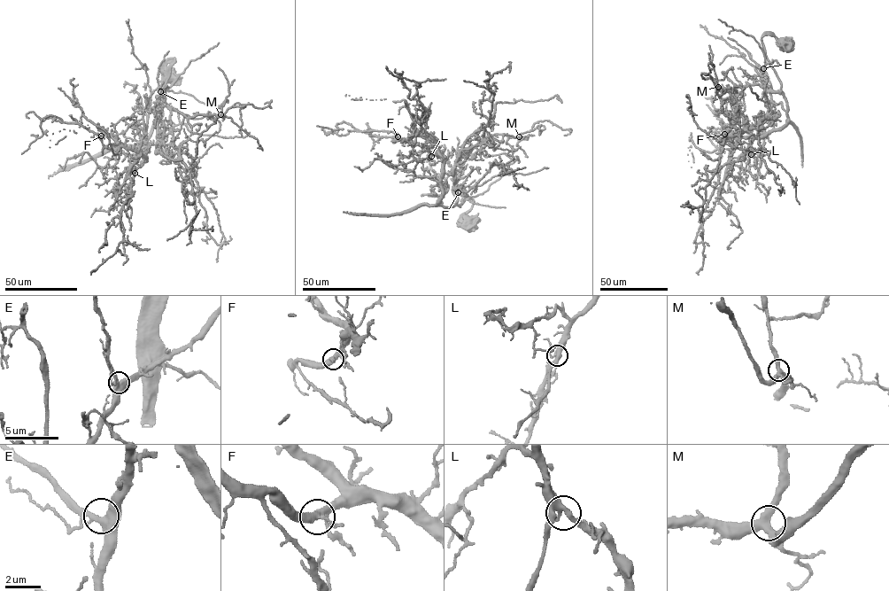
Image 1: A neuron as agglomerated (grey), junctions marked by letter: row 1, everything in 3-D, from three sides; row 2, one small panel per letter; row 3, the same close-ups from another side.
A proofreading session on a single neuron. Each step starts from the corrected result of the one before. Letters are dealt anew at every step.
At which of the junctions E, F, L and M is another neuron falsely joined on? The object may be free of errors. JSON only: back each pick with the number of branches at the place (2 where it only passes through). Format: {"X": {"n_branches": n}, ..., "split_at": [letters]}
{"split_at": []}

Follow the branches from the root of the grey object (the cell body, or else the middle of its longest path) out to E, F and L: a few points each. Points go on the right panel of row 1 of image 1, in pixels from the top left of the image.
E: (786, 49), (774, 36), (761, 37), (781, 91), (774, 91), (768, 85), (763, 68)
F: (786, 49), (774, 36), (761, 37), (784, 97), (787, 123), (760, 136), (732, 139), (724, 134)
L: (786, 49), (774, 36), (761, 37), (766, 57), (780, 82), (788, 121), (781, 128), (749, 137), (751, 154)

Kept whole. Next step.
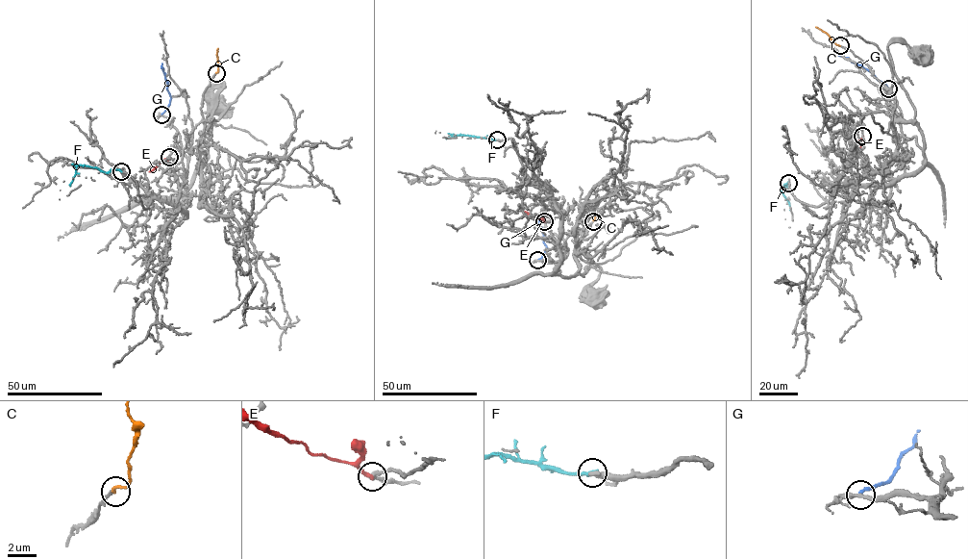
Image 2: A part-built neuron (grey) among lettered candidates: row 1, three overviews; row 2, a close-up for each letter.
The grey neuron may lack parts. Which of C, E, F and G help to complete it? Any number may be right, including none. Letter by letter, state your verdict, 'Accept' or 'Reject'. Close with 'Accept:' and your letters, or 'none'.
C: Accept
E: Reject
F: Reject
G: Reject
Accept: C

